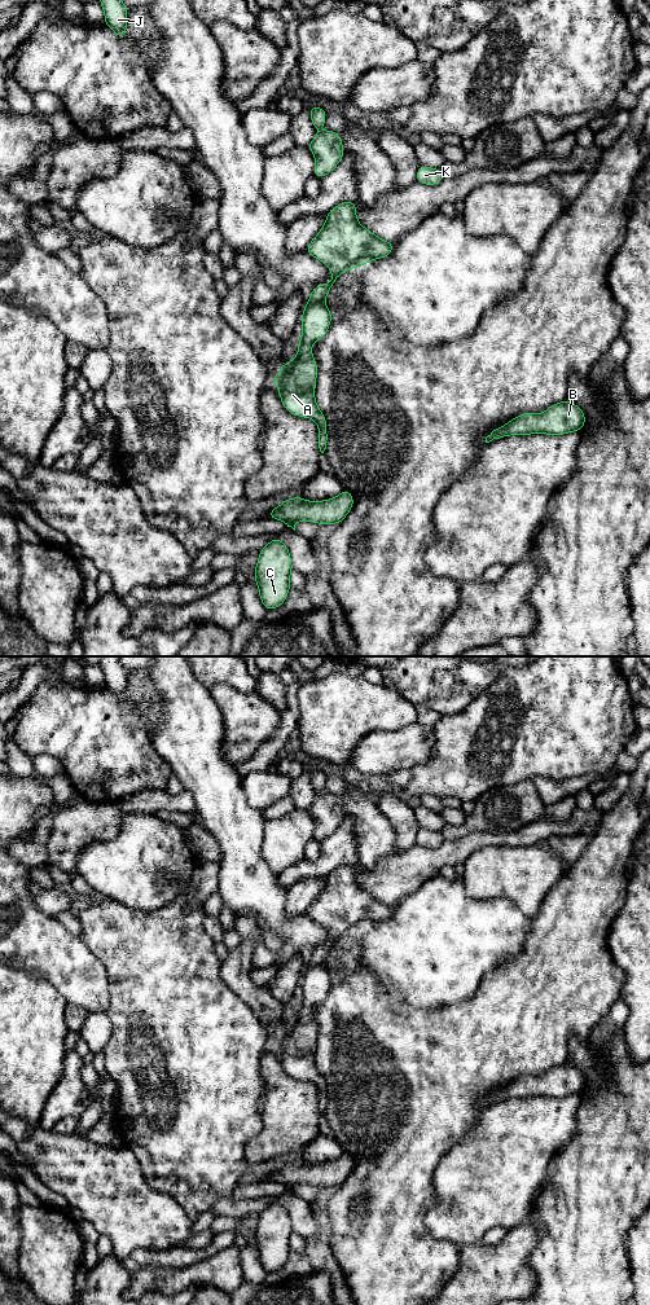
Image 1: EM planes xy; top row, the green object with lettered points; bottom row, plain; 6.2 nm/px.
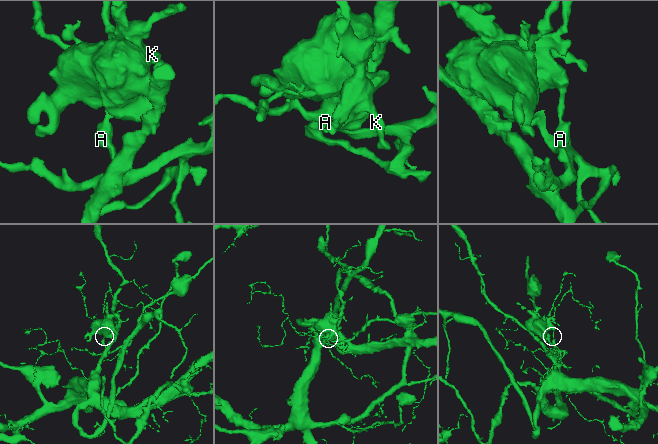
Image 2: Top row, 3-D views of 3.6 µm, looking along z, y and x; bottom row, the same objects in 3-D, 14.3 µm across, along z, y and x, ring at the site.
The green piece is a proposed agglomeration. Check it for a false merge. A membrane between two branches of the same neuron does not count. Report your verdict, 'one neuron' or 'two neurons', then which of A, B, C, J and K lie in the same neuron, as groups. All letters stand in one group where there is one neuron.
two neurons; groups A B / C J K

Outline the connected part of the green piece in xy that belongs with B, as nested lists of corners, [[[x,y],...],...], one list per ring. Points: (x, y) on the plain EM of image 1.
[[[565,1063],[550,1068],[545,1075],[539,1077],[519,1077],[502,1090],[492,1093],[486,1100],[486,1106],[510,1098],[565,1098],[574,1094],[581,1094],[584,1088],[585,1077],[583,1072]]]

